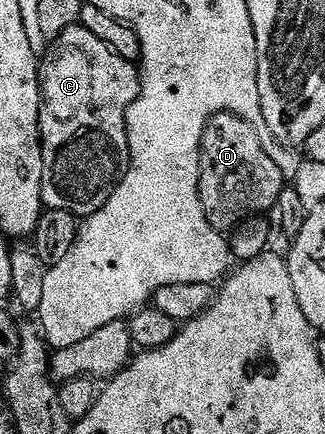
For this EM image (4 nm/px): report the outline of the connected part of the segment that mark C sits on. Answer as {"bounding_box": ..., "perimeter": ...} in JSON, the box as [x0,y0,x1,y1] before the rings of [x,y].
{"bounding_box":[39,22,141,218],"perimeter":[[[78,22],[72,24],[63,34],[59,34],[57,39],[48,45],[49,53],[43,56],[43,63],[39,68],[41,77],[41,149],[43,150],[43,194],[41,203],[46,209],[69,211],[76,218],[84,218],[95,214],[108,202],[111,194],[119,186],[119,182],[124,178],[129,167],[129,135],[127,134],[127,110],[135,102],[135,98],[141,89],[141,73],[138,65],[131,60],[125,60],[103,38],[95,38],[91,30],[87,30],[85,25]]]}

